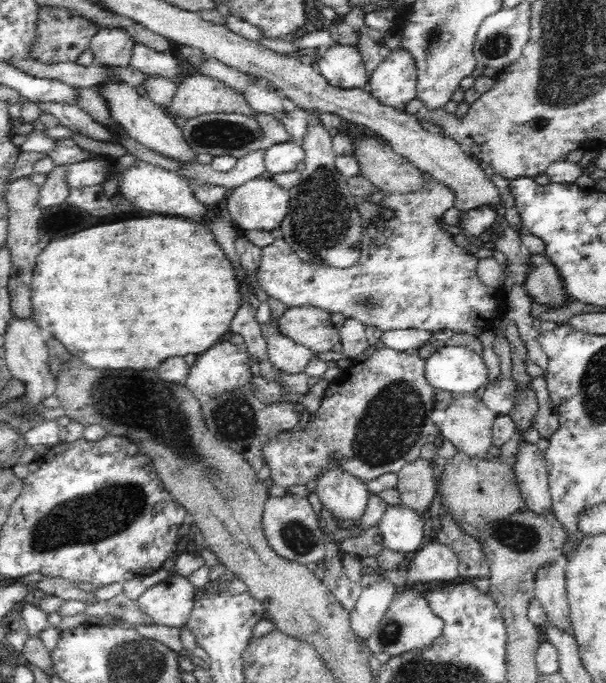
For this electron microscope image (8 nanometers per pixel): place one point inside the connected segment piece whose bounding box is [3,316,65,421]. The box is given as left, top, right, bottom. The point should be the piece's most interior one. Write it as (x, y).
(26, 356)

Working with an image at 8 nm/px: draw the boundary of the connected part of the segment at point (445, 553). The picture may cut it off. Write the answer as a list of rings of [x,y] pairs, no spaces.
[[[427,527],[425,543],[415,552],[414,560],[407,566],[408,586],[414,582],[444,584],[457,580],[459,558],[452,549],[435,540],[434,536],[434,530]]]

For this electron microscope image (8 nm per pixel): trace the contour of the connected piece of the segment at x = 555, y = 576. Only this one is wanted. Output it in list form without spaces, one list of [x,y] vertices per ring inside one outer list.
[[[562,560],[543,566],[536,573],[535,597],[544,607],[548,615],[547,626],[555,626],[565,636],[573,636],[572,619],[567,590],[565,589],[565,574]]]

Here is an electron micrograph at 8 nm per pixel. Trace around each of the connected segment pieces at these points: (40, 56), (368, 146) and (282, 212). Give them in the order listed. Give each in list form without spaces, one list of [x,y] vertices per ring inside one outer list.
[[[38,6],[37,21],[34,23],[33,42],[29,43],[29,54],[31,59],[44,64],[56,64],[60,62],[76,62],[76,59],[84,50],[88,50],[92,37],[102,27],[85,15],[70,8]]]
[[[356,136],[353,155],[359,162],[360,175],[372,182],[378,191],[415,191],[421,186],[424,173],[376,138]]]
[[[269,176],[248,179],[227,194],[224,200],[225,212],[242,232],[266,230],[281,226],[289,209],[289,191],[278,186]]]

